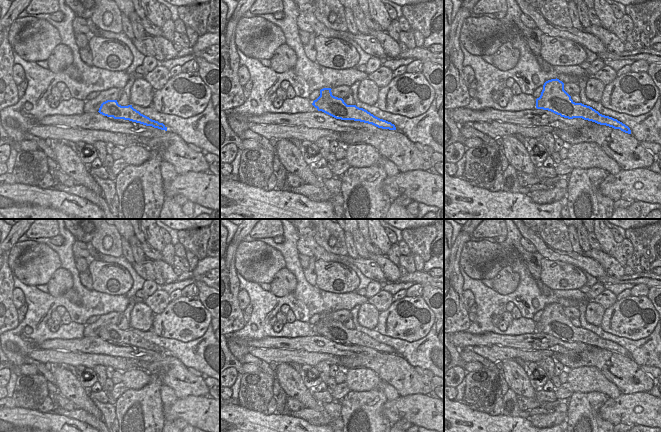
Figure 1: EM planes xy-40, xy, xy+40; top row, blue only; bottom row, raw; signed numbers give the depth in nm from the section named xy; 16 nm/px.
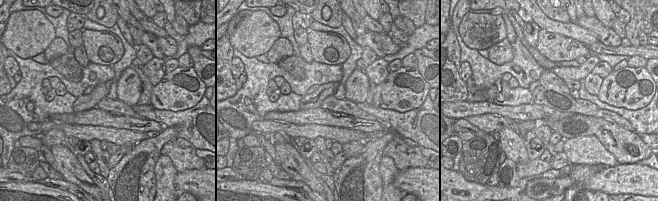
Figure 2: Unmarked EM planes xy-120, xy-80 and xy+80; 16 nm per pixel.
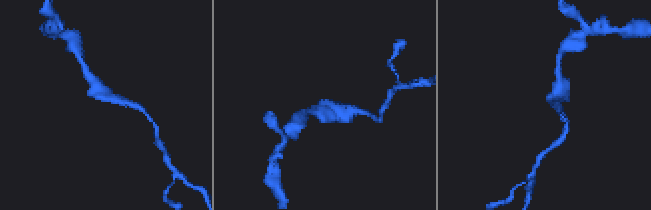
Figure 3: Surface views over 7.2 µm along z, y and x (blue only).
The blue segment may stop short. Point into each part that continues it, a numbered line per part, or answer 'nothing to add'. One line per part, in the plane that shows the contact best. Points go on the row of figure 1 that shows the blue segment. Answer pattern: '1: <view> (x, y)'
nothing to add

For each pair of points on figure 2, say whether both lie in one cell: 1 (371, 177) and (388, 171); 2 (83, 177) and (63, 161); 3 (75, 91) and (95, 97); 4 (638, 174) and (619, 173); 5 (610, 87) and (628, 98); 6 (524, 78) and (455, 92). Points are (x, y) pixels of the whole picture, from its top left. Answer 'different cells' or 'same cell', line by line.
1: different cells
2: same cell
3: different cells
4: same cell
5: same cell
6: different cells

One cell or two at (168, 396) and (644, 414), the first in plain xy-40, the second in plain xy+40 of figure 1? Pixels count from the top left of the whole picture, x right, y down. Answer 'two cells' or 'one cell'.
two cells

